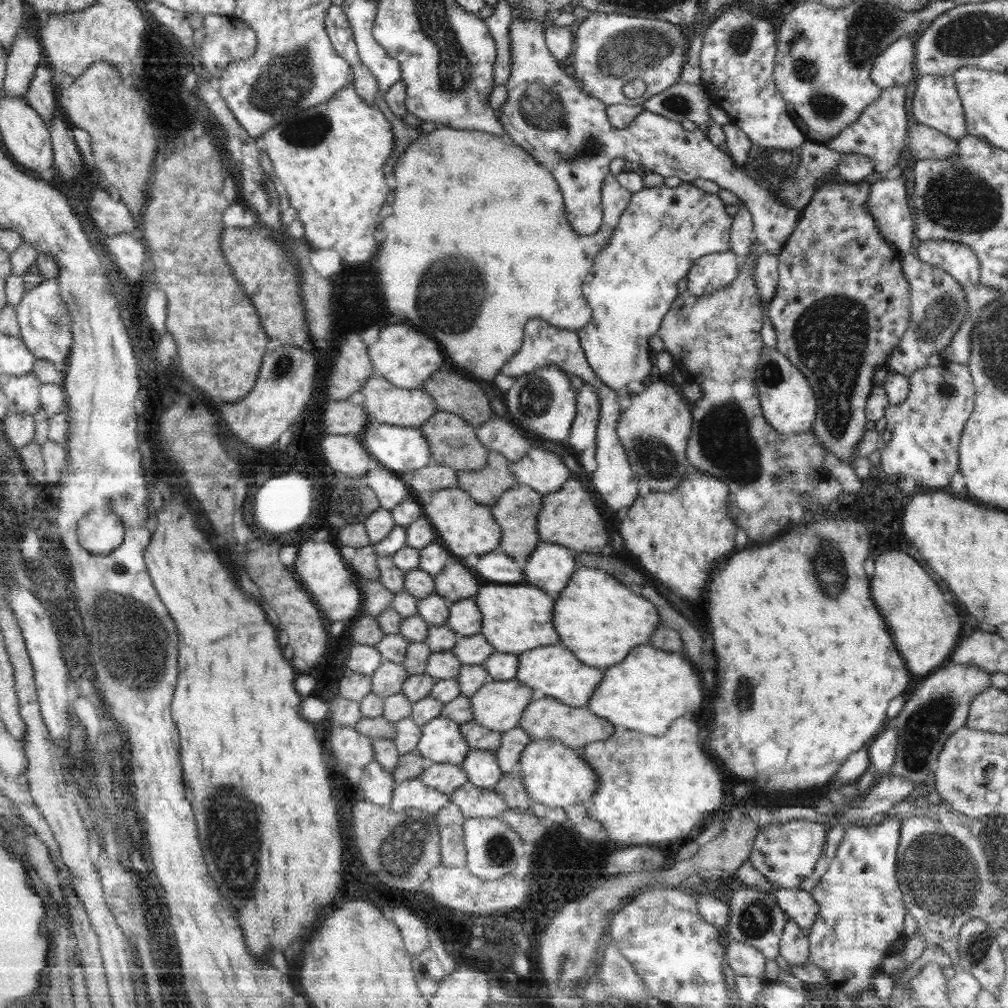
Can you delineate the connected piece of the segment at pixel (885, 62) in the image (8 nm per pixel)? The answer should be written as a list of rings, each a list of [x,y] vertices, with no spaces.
[[[901,36],[876,57],[870,78],[881,89],[908,86],[916,72],[914,62],[913,40],[911,36]]]

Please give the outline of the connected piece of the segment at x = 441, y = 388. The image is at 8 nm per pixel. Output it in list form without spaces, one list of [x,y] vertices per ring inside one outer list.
[[[437,370],[422,386],[438,410],[457,414],[466,422],[482,424],[492,416],[490,402],[482,388],[454,372]]]

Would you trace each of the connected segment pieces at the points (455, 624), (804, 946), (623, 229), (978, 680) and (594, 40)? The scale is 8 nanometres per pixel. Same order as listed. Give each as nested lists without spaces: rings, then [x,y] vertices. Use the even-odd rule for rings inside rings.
[[[474,598],[465,599],[448,605],[448,620],[443,625],[464,637],[480,633],[482,628],[482,613]]]
[[[792,919],[785,924],[779,944],[779,954],[790,965],[802,966],[810,961],[809,940],[807,931],[798,926]]]
[[[685,181],[673,188],[667,185],[644,187],[631,193],[631,202],[620,215],[617,228],[613,230],[614,236],[600,253],[595,254],[592,268],[582,283],[592,320],[577,329],[577,335],[589,365],[604,386],[616,392],[631,382],[645,384],[655,374],[649,360],[652,350],[648,338],[657,334],[664,315],[678,296],[678,281],[688,274],[696,259],[730,251],[729,230],[733,218],[725,210],[720,195],[705,192]]]
[[[953,664],[939,667],[922,679],[914,690],[910,690],[910,698],[896,718],[889,720],[898,733],[898,748],[894,766],[888,775],[907,778],[914,784],[926,780],[930,772],[935,772],[938,757],[944,743],[967,722],[972,699],[988,690],[991,674],[988,671],[968,664]]]
[[[590,13],[578,26],[575,35],[574,61],[570,70],[582,90],[597,98],[605,106],[608,105],[643,105],[651,96],[664,92],[673,84],[680,82],[683,64],[686,62],[690,48],[690,35],[684,35],[684,30],[671,22],[658,19],[642,19],[625,14]],[[640,78],[646,84],[645,93],[635,100],[625,97],[622,86],[627,82]]]

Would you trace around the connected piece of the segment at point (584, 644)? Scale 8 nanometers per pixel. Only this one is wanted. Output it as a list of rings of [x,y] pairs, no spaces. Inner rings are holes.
[[[576,567],[568,586],[555,599],[554,627],[560,644],[572,650],[578,661],[603,670],[623,662],[634,646],[648,645],[658,622],[660,616],[652,602],[630,592],[615,577],[597,567]]]

